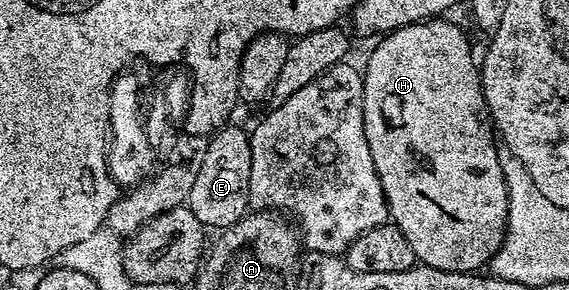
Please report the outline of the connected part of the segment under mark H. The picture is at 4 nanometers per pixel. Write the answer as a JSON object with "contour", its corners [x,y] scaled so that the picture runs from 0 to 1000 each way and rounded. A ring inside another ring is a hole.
{"contour":[[[770,55],[764,62],[750,62],[738,76],[724,76],[714,90],[703,90],[699,103],[687,103],[682,117],[675,121],[668,134],[670,145],[656,176],[649,186],[649,203],[643,207],[641,228],[638,224],[638,428],[641,431],[641,466],[645,469],[645,497],[652,510],[652,538],[659,552],[659,579],[666,593],[670,610],[670,631],[673,634],[673,662],[677,666],[677,686],[684,707],[684,745],[689,766],[701,783],[708,800],[708,814],[715,814],[715,841],[722,841],[722,855],[729,869],[733,903],[742,917],[763,917],[773,931],[784,924],[801,924],[815,931],[819,938],[837,934],[840,924],[851,921],[858,907],[865,876],[872,862],[872,848],[880,834],[880,810],[888,803],[888,738],[889,738],[889,648],[888,610],[884,607],[875,559],[875,507],[870,500],[870,462],[863,445],[863,424],[859,414],[859,383],[852,376],[852,334],[849,331],[849,303],[845,300],[845,262],[842,252],[840,217],[831,214],[831,186],[824,176],[824,131],[801,90],[796,76],[787,76],[787,59]]]}

